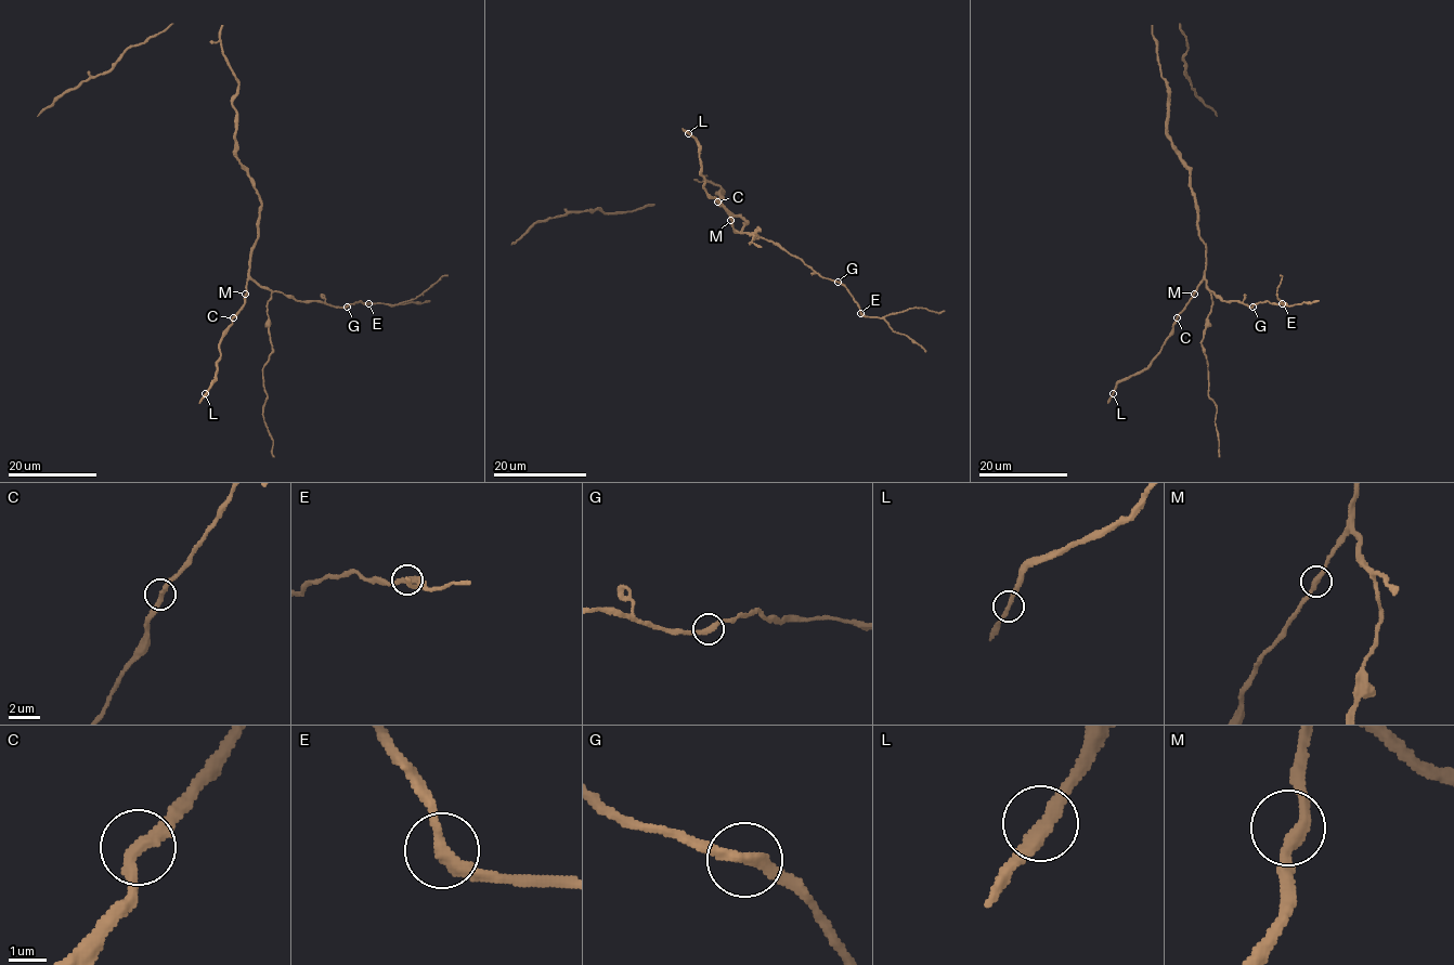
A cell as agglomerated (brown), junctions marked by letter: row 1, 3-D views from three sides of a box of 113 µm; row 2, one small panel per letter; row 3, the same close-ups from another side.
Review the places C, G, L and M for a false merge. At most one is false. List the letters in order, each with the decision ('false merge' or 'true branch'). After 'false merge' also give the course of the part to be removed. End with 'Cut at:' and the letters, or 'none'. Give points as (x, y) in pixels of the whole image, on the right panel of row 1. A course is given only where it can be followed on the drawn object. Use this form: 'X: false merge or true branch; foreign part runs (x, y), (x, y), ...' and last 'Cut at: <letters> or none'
C: true branch
G: true branch
L: true branch
M: true branch
Cut at: none

